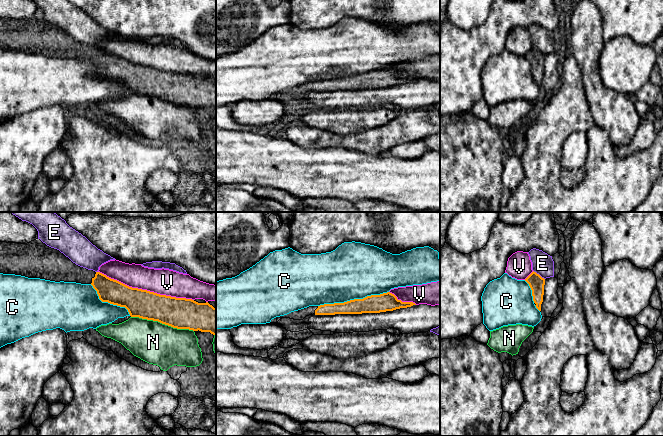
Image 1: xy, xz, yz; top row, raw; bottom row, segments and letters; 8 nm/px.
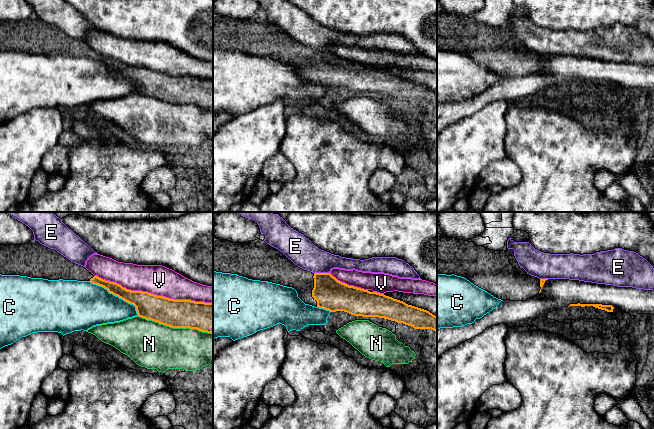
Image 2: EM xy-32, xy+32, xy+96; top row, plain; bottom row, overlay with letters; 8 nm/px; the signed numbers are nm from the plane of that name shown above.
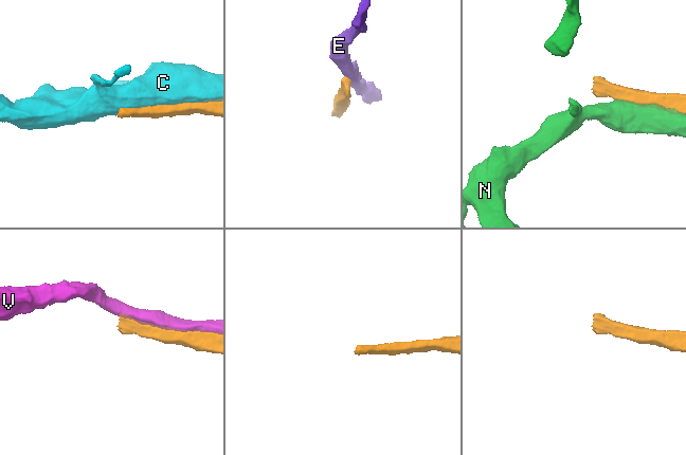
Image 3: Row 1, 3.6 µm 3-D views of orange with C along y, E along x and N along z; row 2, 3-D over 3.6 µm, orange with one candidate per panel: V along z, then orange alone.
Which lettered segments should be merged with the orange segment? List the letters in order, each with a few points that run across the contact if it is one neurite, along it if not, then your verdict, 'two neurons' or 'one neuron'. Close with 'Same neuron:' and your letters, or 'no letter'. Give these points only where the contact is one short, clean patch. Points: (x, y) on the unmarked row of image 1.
C: two neurons
E: line yz (533, 46), (544, 55); two neurons
N: two neurons
V: two neurons
Same neuron: no letter

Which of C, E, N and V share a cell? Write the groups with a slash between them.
C / E / N / V

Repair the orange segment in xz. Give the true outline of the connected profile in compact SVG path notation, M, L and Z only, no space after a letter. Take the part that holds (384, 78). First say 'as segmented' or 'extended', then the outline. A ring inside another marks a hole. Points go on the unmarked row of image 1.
extended | M390 69L371 71L363 75L354 75L344 79L324 80L320 82L309 82L307 84L291 88L287 91L276 93L271 99L277 99L282 94L303 96L309 91L335 91L335 90L362 90L380 89L393 87L400 84L407 84L416 81L413 78L402 78Z

